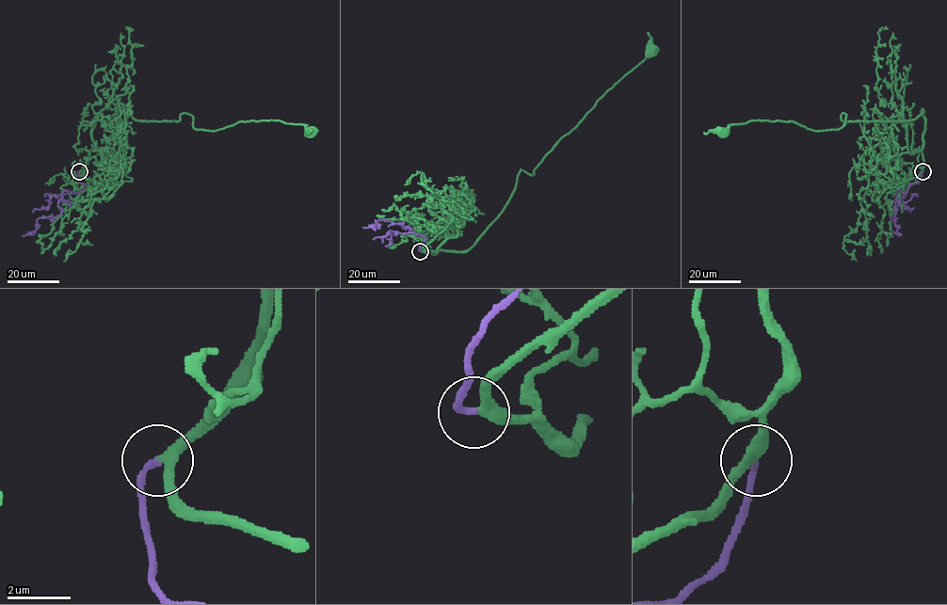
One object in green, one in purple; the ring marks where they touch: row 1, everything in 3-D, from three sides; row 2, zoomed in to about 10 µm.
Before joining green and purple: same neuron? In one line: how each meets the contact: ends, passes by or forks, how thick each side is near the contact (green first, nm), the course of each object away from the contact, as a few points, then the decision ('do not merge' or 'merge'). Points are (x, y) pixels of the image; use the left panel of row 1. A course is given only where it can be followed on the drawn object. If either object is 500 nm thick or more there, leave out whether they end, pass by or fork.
green passes by; purple ends; calibres 320 and 200 nm; course green (79, 171), (102, 110), (137, 120), (187, 113), (195, 129), (216, 131), (280, 120), (309, 134); course purple (79, 171), (85, 186), (64, 190), (61, 213), (40, 217), (36, 230), (23, 235); merge

